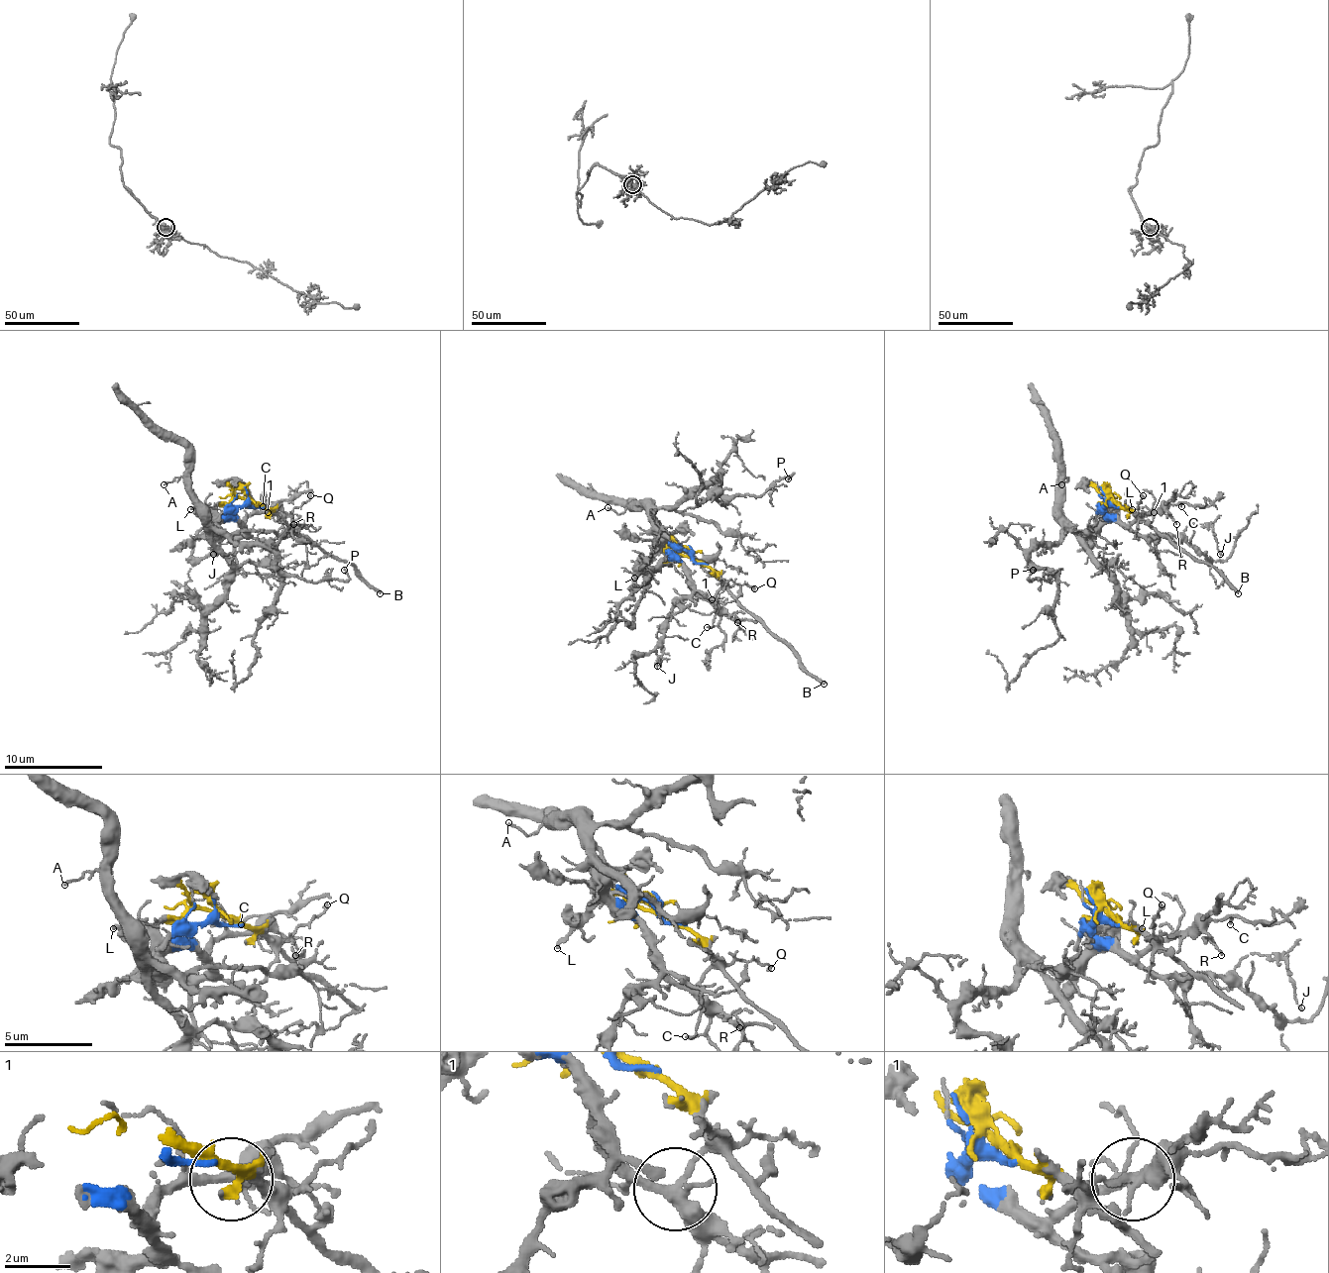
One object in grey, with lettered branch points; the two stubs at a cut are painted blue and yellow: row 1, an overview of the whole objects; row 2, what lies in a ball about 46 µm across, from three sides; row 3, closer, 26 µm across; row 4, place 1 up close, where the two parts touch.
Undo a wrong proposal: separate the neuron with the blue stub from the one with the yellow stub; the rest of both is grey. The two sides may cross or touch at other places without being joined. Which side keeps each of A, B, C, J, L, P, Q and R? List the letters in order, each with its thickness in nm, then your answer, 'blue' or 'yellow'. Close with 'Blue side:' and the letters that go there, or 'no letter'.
A: 110 nm thick; blue
B: 240 nm thick; yellow
C: 130 nm thick; blue
J: 100 nm thick; blue
L: 170 nm thick; yellow
P: 110 nm thick; blue
Q: 150 nm thick; yellow
R: 100 nm thick; blue
Blue side: A, C, J, P, R

